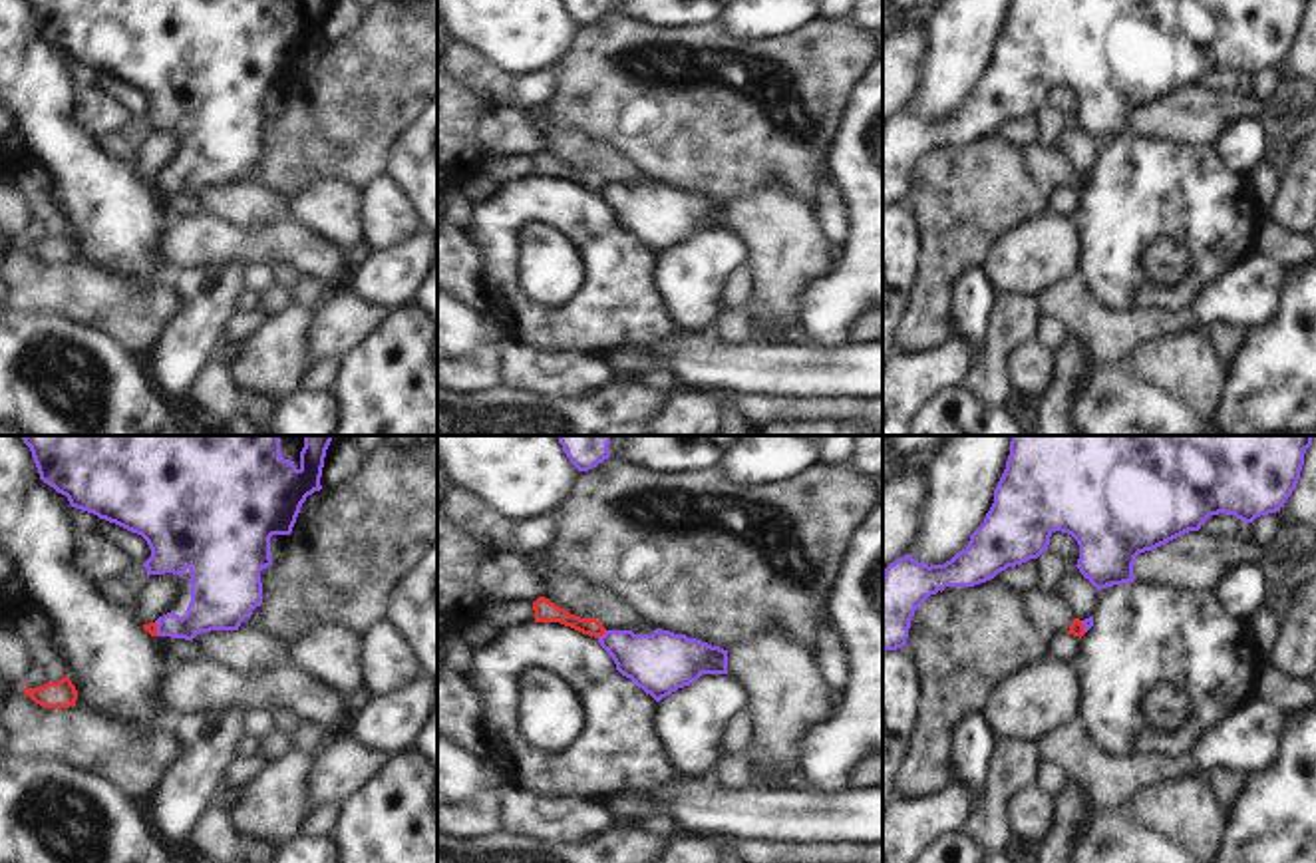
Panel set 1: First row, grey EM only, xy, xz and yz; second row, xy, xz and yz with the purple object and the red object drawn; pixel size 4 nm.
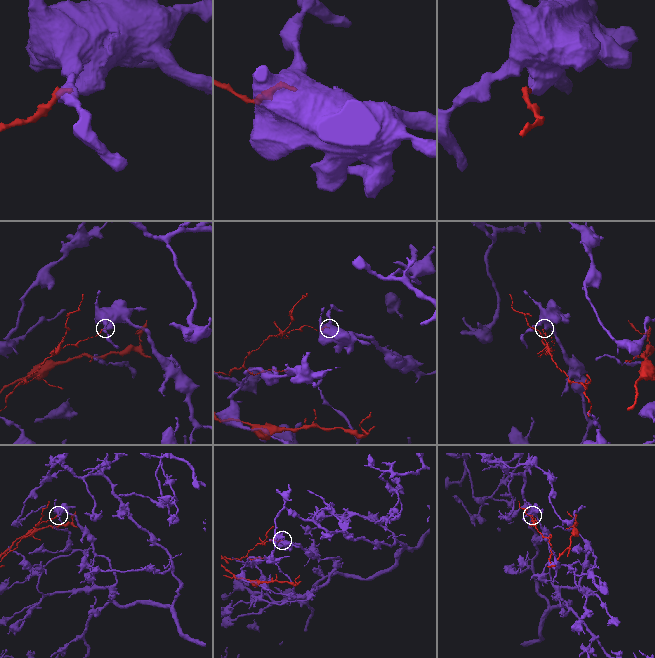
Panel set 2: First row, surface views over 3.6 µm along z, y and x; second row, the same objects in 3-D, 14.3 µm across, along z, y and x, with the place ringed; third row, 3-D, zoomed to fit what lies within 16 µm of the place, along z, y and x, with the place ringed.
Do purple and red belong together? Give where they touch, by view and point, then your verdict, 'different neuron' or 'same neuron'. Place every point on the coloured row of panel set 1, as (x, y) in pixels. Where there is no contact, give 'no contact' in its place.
meets purple in xz at (603, 635); different neuron

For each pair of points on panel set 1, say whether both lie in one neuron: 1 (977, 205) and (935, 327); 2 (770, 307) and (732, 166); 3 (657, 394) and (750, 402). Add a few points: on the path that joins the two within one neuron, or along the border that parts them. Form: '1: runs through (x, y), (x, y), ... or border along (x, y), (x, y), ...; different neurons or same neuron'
1: runs through (957, 235), (939, 267), (935, 297); same neuron
2: border along (772, 183), (728, 205); different neurons
3: border along (680, 388), (658, 414); different neurons

